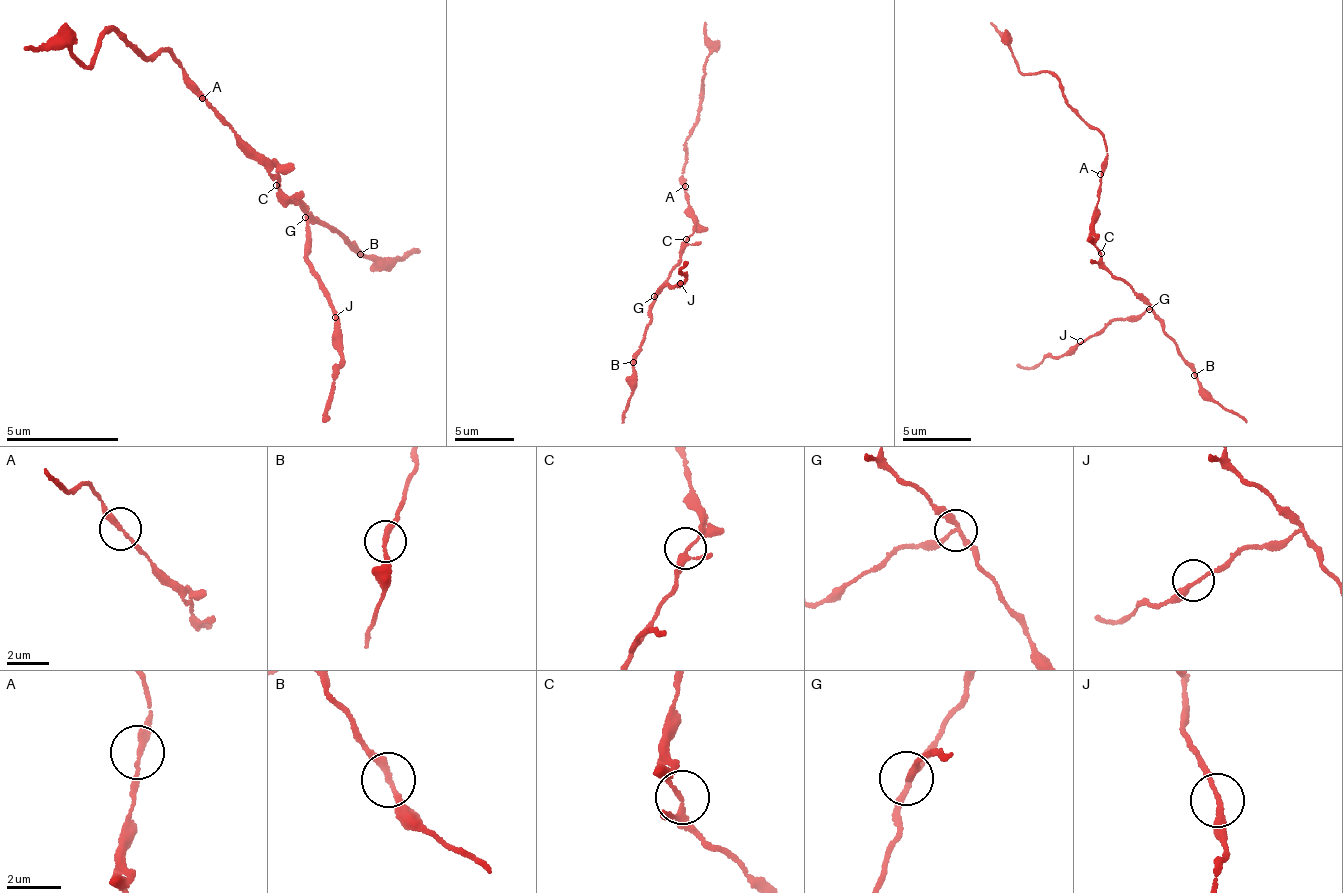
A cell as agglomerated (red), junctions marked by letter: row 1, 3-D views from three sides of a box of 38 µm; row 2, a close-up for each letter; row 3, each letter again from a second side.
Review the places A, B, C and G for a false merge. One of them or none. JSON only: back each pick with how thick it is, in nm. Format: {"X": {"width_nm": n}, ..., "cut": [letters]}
{"G": {"width_nm": 200}, "cut": ["G"]}

